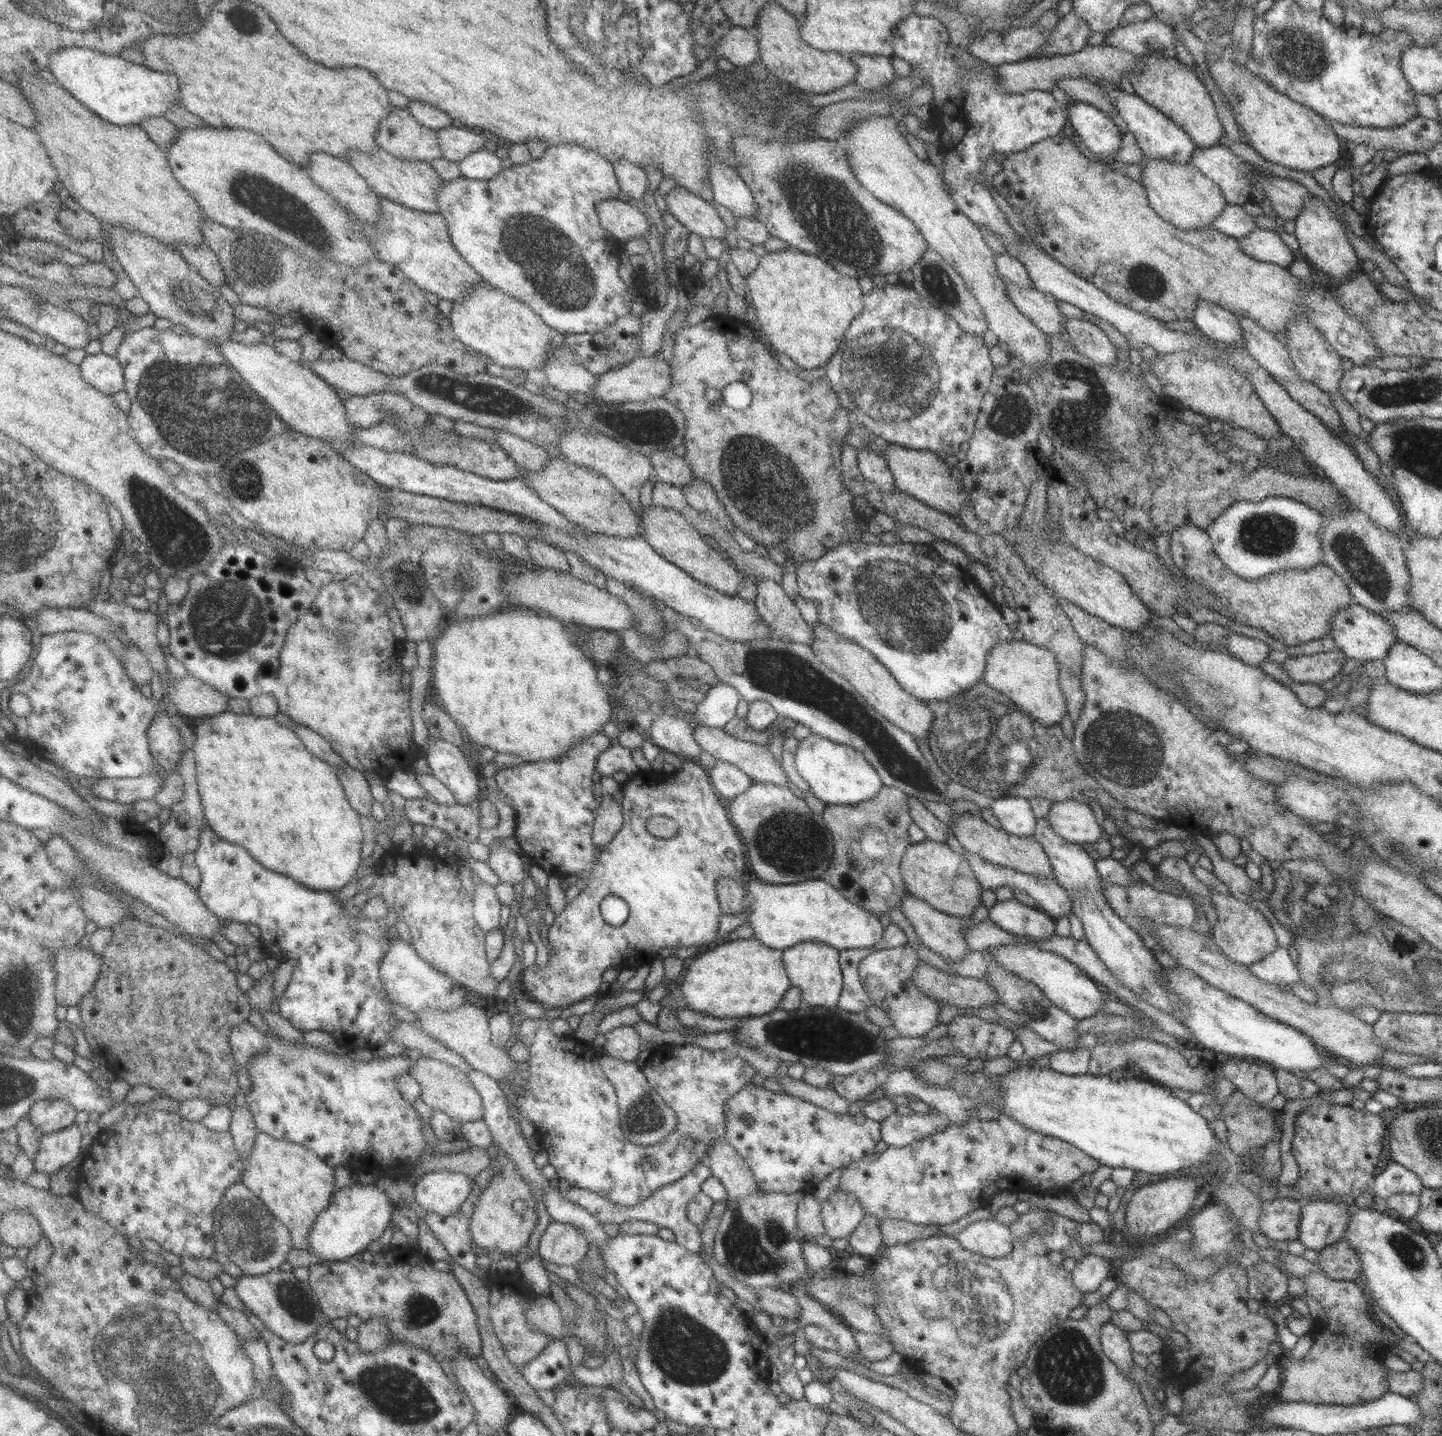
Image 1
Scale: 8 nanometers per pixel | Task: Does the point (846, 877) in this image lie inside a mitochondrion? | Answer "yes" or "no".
yes

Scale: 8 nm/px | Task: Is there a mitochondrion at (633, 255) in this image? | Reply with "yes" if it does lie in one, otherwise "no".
no

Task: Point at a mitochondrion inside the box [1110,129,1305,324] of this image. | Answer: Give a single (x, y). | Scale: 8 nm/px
(1148, 281)

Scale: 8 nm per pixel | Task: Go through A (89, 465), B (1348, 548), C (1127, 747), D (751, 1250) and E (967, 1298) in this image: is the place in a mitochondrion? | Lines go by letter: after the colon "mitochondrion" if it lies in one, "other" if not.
A: other
B: mitochondrion
C: mitochondrion
D: mitochondrion
E: mitochondrion

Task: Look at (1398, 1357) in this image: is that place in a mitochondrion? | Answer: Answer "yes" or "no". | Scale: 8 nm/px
no

